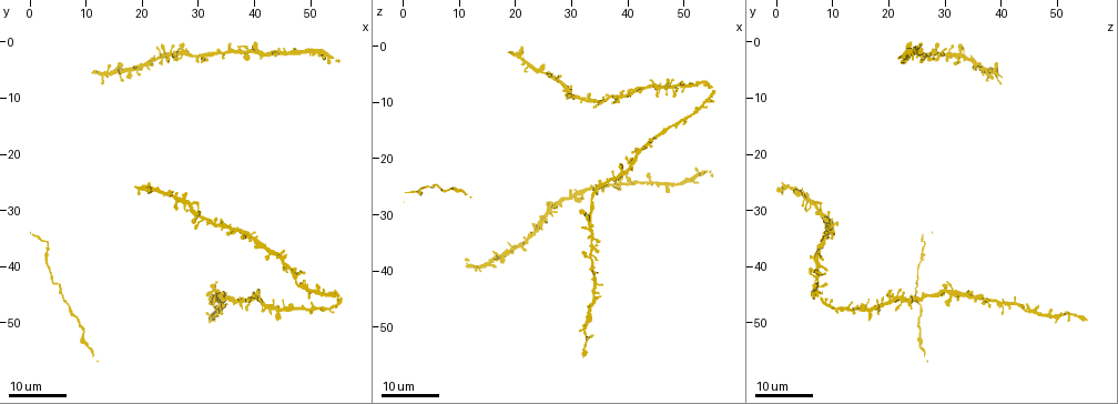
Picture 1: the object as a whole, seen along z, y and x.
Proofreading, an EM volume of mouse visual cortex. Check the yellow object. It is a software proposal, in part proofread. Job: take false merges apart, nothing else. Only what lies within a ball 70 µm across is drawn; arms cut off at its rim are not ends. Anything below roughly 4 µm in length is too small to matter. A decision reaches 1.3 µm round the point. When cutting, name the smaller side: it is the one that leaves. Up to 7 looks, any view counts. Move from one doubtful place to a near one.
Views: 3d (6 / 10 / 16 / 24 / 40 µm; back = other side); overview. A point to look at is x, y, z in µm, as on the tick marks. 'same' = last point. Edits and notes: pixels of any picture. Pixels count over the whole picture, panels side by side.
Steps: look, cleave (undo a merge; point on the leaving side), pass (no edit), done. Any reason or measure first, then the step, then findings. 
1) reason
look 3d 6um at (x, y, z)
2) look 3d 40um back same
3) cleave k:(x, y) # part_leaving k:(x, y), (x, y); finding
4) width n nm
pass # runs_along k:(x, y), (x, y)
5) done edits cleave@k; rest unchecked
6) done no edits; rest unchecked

look 3d 24um at (30.0, 28.5, 7.5)

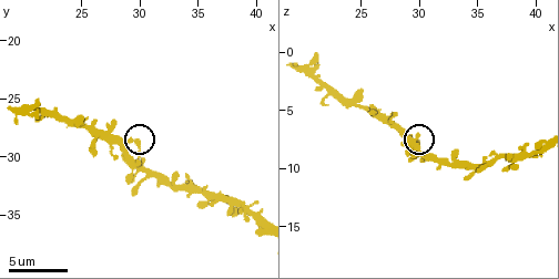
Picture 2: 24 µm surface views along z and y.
look 3d 10um same

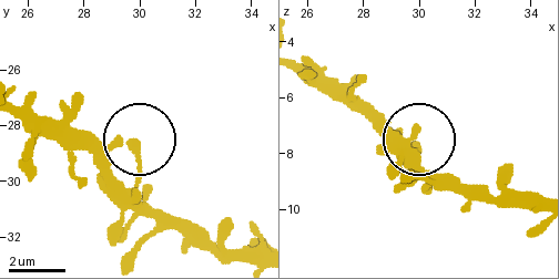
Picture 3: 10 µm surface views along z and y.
pass # one cell here

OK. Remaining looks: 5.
calibre changes
look 3d 10um at (22.4, 26.4, 3.6)

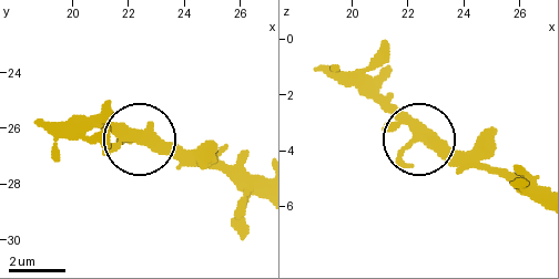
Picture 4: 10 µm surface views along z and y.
pass # runs_along 4:(540, 205), (490, 172), (447, 165), (349, 89); continuous, no second cell

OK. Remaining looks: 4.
side arm on a straight run
look 3d 16um at (32.5, 48.5, 50.0)

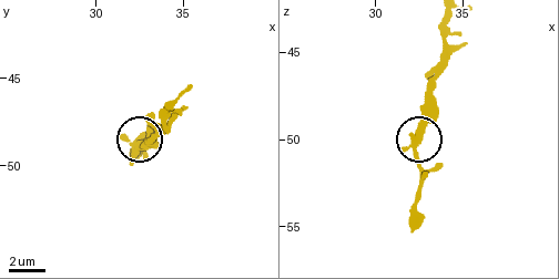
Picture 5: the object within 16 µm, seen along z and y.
look 3d 6um same

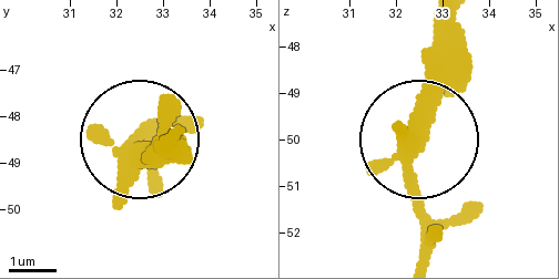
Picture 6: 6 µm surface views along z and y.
width 330 nm
pass # one cell here

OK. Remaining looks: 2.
four-way junction
look 3d 24um at (34.0, 48.0, 44.5)

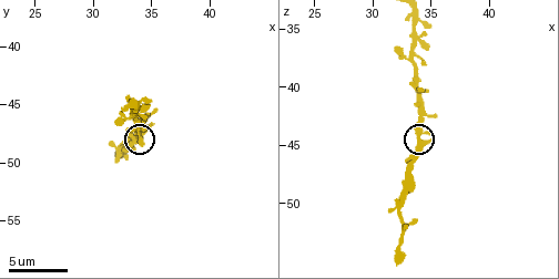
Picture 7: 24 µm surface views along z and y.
zoom in
look 3d 10um same

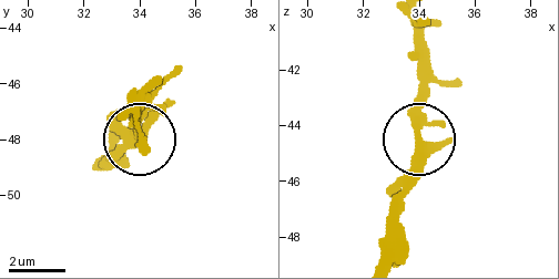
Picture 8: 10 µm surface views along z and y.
pass # one cell here

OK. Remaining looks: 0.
done no edits; rest unchecked

